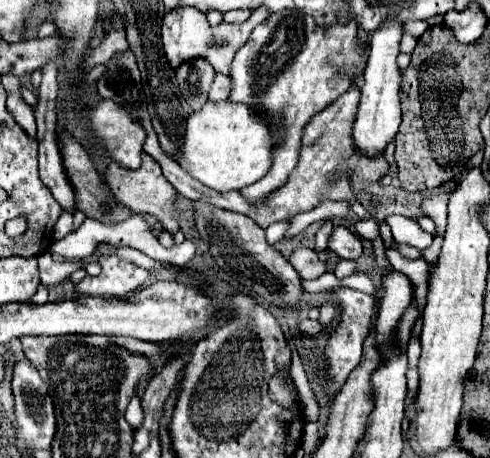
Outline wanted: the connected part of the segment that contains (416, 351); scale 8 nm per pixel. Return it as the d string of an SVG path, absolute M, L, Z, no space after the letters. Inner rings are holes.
M411 336L407 346L407 357L409 368L417 367L421 354L420 339Z

